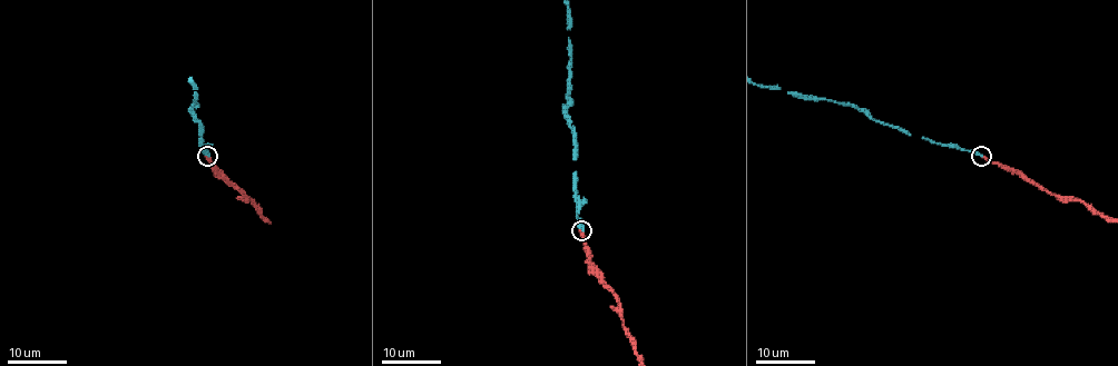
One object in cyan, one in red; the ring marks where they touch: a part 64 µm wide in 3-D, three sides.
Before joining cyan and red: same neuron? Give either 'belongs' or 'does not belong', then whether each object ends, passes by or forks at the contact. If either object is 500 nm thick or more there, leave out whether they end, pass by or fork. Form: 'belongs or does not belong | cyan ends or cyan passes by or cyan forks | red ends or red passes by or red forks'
belongs | cyan ends | red ends

